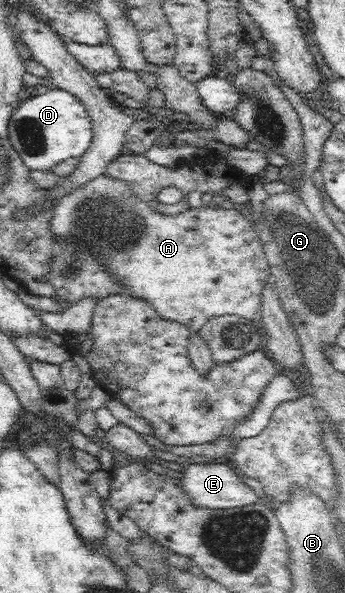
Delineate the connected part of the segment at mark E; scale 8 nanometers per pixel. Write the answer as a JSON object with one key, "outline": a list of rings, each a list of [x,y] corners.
{"outline":[[[191,463],[185,464],[184,476],[179,480],[183,492],[191,498],[195,506],[209,509],[229,509],[254,505],[260,501],[253,489],[247,486],[241,478],[239,472],[233,470],[229,465],[223,463]]]}

